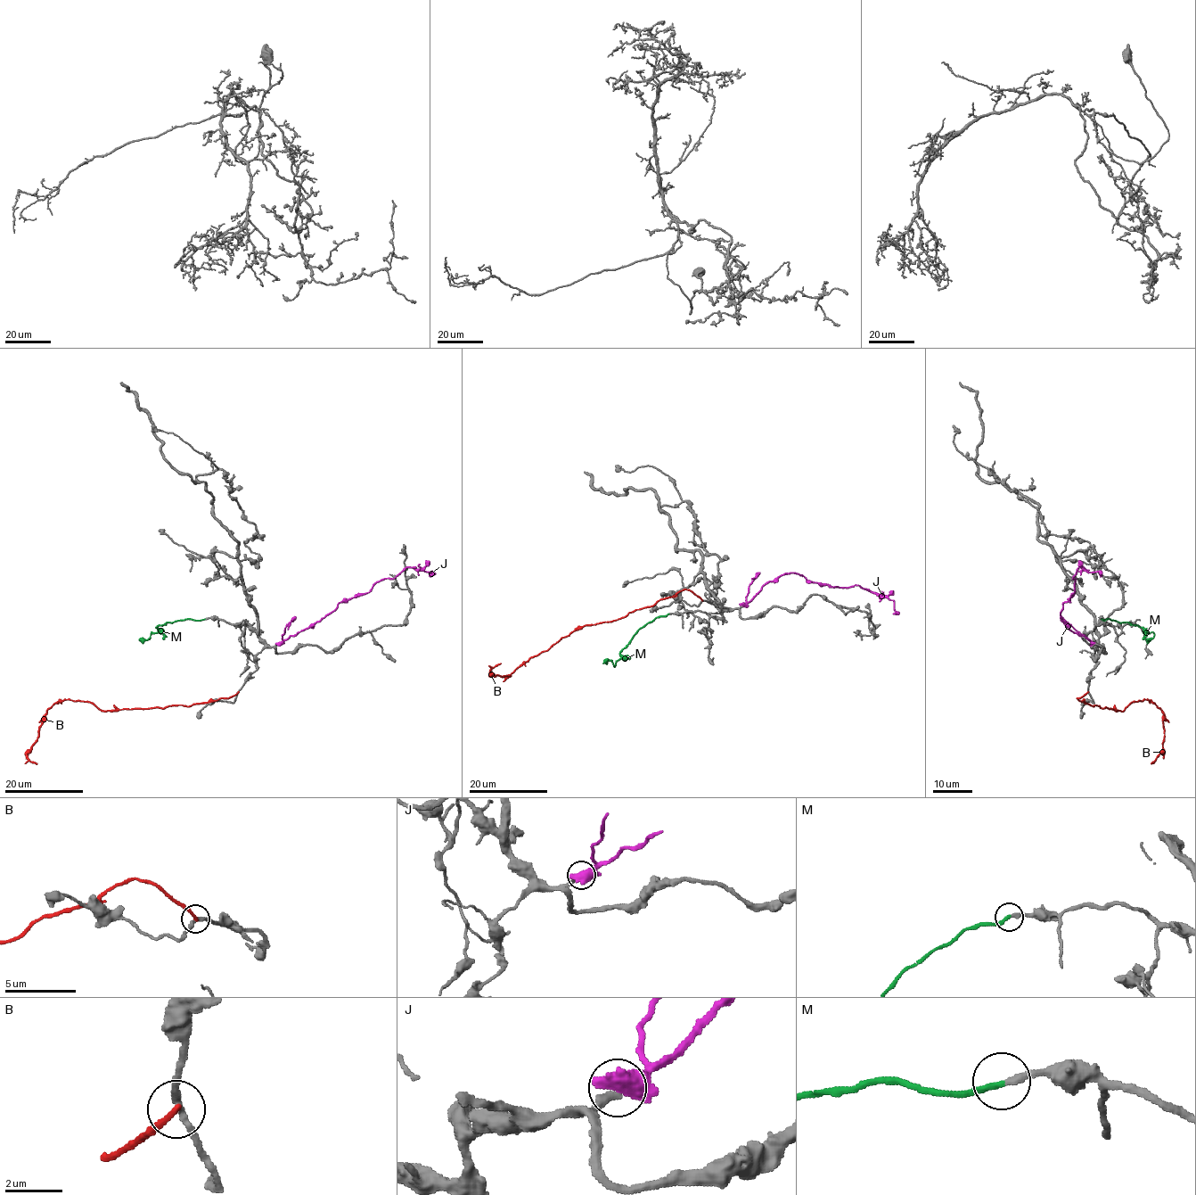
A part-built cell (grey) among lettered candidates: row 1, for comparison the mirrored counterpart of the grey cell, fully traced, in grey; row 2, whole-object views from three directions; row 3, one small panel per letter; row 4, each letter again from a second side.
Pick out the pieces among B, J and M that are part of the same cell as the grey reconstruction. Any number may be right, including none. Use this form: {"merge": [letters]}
{"merge": ["J", "M"]}

